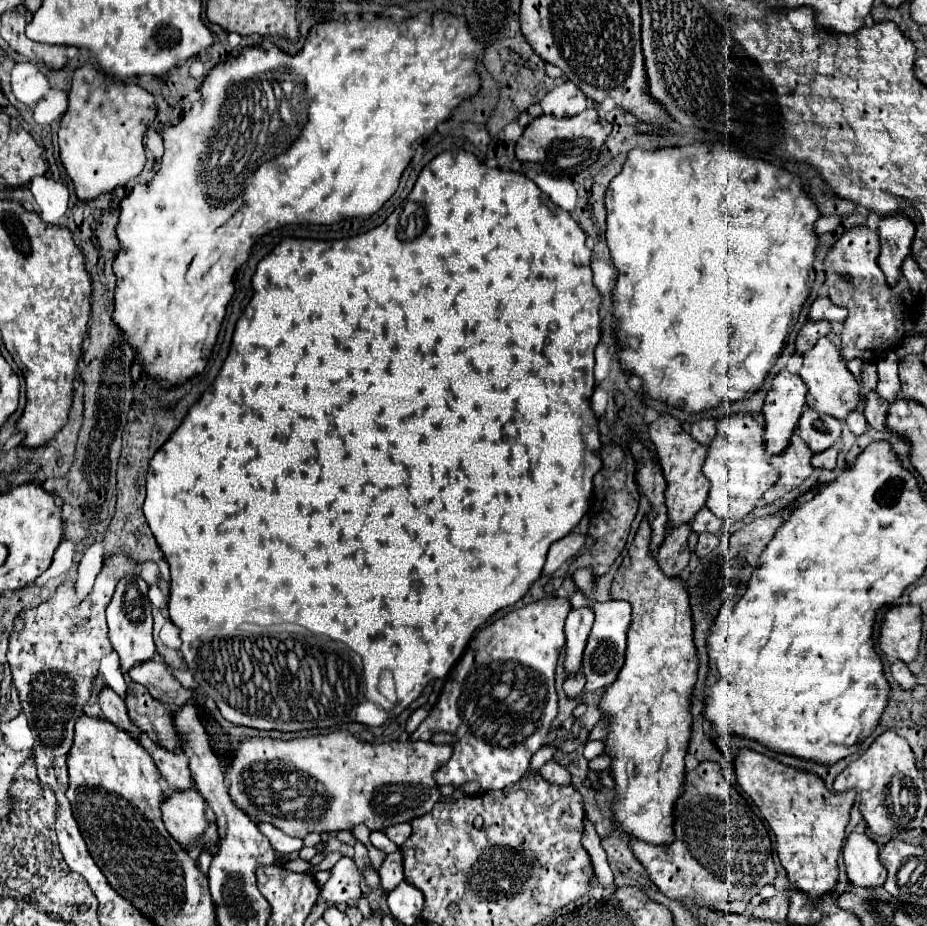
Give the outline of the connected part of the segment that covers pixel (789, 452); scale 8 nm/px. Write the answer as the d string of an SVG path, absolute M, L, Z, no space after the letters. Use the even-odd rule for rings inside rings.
M794 432L790 446L780 456L770 458L770 464L776 470L780 470L780 478L772 488L768 488L768 492L764 494L764 502L770 504L782 498L792 488L800 486L814 470L810 464L810 458L812 458L812 452L808 452L808 446L804 444L804 440L800 440L800 436Z

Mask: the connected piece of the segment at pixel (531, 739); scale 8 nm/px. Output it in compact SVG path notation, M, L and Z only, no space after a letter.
M542 598L524 608L512 610L498 618L490 626L482 628L468 644L464 656L452 668L446 678L444 690L438 704L430 710L428 718L410 734L410 740L424 740L438 732L448 732L456 738L452 744L454 752L446 762L442 772L434 772L436 784L450 784L460 788L468 782L478 782L482 790L502 790L516 784L528 770L530 758L546 746L546 736L558 714L558 694L554 688L558 654L566 646L564 620L570 612L570 602L566 598Z

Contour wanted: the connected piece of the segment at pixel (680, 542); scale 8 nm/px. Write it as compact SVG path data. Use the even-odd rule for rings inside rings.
M692 524L676 526L668 532L662 546L658 548L658 564L664 568L664 574L668 576L680 576L690 560L690 548L688 548L688 536L692 534Z

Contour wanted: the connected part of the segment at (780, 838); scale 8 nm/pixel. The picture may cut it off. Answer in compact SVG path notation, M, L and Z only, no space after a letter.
M750 748L738 750L734 770L742 790L754 800L770 824L776 836L780 862L786 868L792 886L812 898L832 892L838 878L838 856L844 842L844 828L850 820L856 792L848 790L834 794L826 788L820 776L796 770Z

